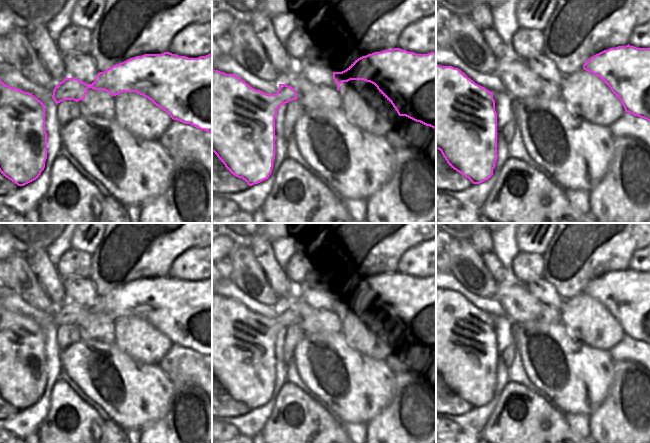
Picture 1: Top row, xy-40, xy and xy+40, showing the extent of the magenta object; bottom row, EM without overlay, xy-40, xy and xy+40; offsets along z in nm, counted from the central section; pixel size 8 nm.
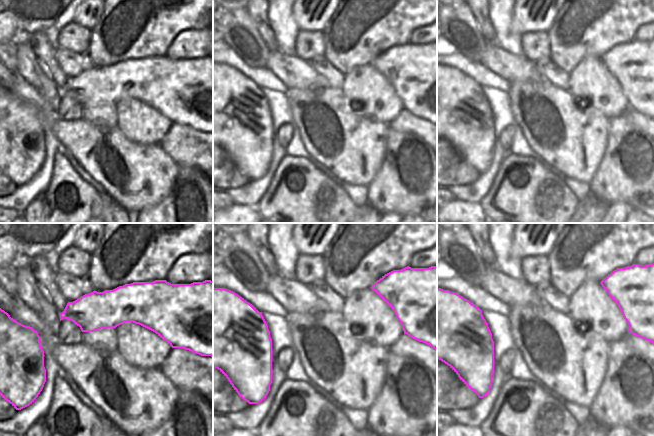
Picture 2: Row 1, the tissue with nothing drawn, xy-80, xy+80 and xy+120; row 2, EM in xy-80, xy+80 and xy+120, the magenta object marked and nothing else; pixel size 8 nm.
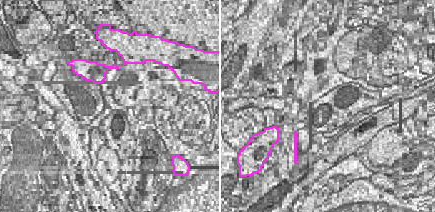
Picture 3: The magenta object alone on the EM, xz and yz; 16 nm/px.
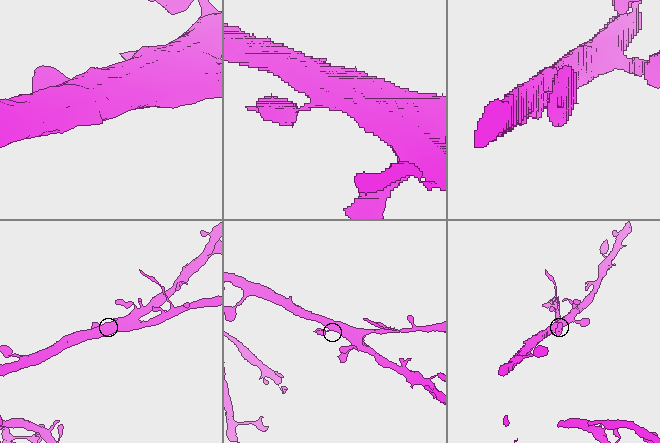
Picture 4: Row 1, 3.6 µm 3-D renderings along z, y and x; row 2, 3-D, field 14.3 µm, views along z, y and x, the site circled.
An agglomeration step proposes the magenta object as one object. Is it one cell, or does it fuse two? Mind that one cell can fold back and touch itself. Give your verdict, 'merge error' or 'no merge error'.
no merge error

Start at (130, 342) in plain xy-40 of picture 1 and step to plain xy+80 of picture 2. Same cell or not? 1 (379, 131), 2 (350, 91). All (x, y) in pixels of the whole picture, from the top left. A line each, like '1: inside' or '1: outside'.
1: outside
2: inside

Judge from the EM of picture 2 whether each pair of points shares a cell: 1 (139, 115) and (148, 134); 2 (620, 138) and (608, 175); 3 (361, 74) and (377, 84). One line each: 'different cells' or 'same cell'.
1: same cell
2: same cell
3: same cell

